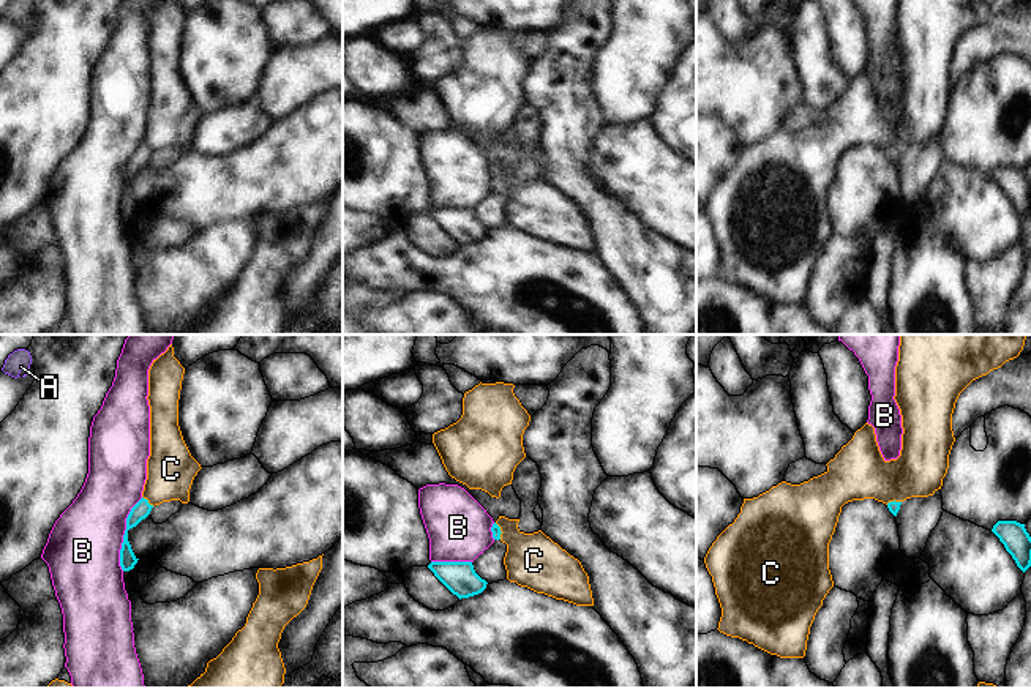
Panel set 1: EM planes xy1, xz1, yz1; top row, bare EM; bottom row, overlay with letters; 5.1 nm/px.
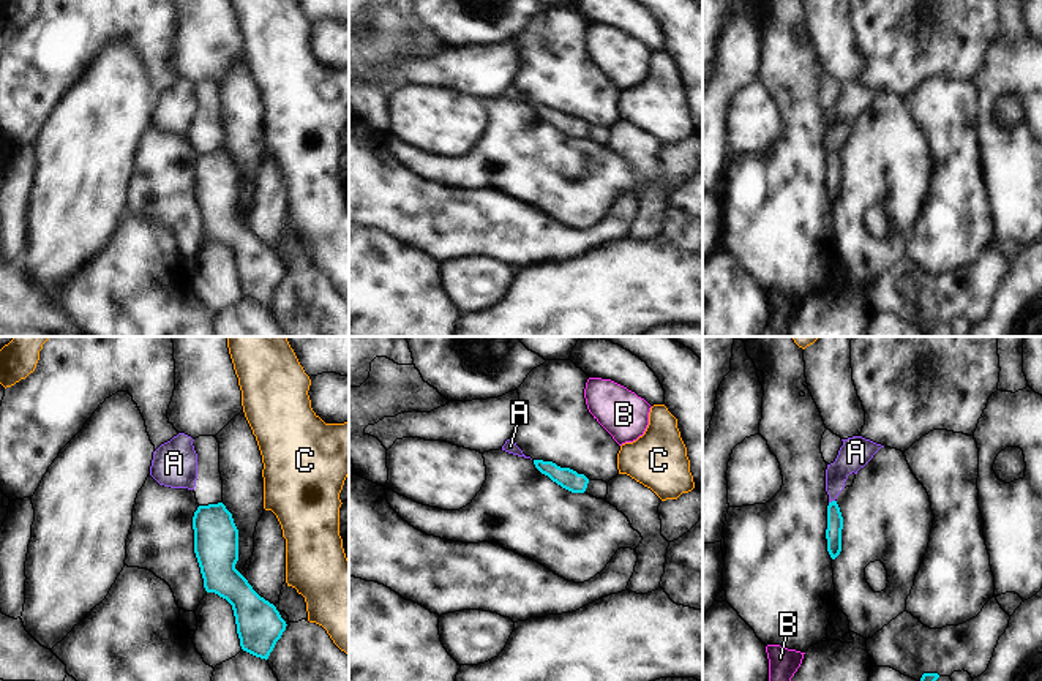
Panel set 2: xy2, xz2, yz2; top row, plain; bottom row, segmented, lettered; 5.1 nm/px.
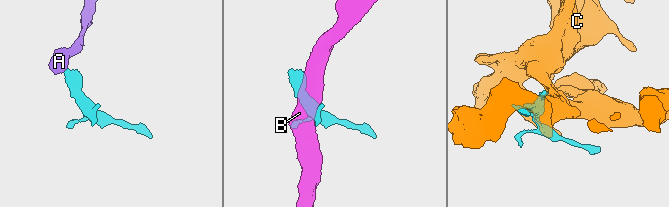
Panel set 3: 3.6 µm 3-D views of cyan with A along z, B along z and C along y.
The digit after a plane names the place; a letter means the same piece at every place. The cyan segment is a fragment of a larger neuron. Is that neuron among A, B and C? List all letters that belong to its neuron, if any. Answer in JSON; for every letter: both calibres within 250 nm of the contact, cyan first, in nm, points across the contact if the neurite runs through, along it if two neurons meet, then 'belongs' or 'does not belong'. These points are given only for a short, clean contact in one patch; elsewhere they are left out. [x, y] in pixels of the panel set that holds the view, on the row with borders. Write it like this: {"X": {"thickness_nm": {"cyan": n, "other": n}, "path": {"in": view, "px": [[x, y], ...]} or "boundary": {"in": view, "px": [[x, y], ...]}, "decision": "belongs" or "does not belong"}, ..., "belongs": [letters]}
{"A": {"thickness_nm": {"cyan": 80, "other": 150}, "path": {"in": "yz2", "px": [[834, 515], [832, 501], [835, 474], [851, 457]]}, "decision": "belongs"}, "B": {"thickness_nm": {"cyan": 90, "other": 380}, "decision": "does not belong"}, "C": {"thickness_nm": {"cyan": 90, "other": 260}, "boundary": {"in": "xy1", "px": [[142, 496], [153, 505]]}, "decision": "does not belong"}, "belongs": ["A"]}

